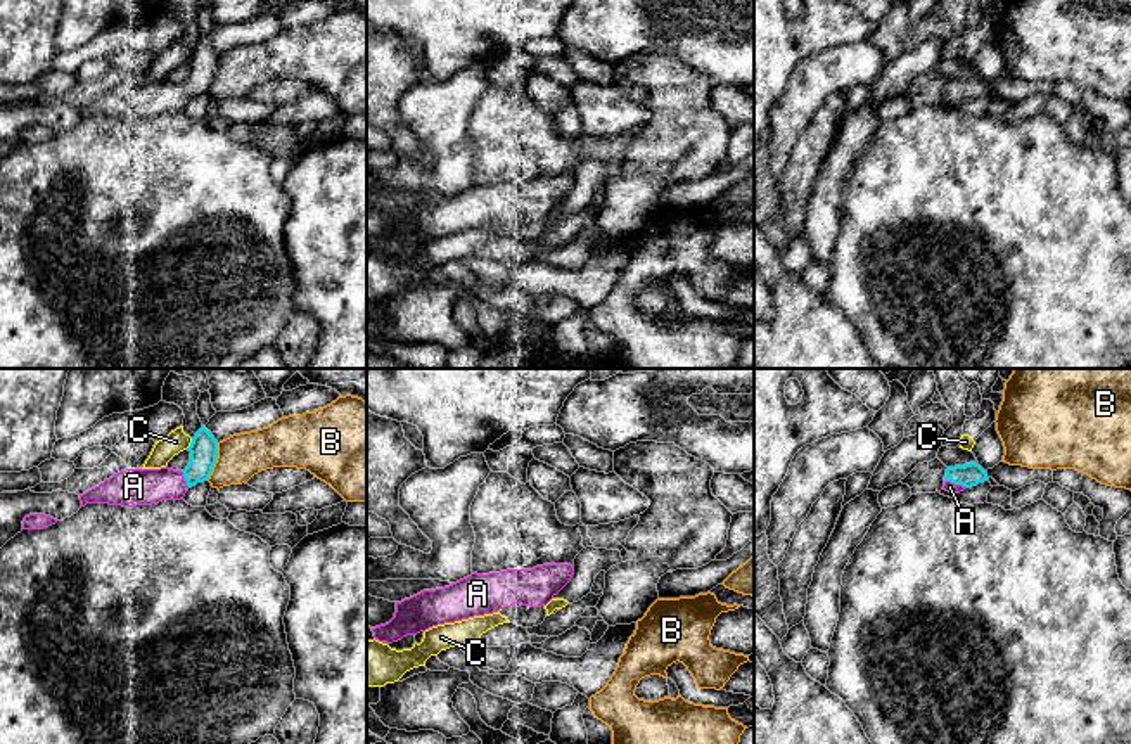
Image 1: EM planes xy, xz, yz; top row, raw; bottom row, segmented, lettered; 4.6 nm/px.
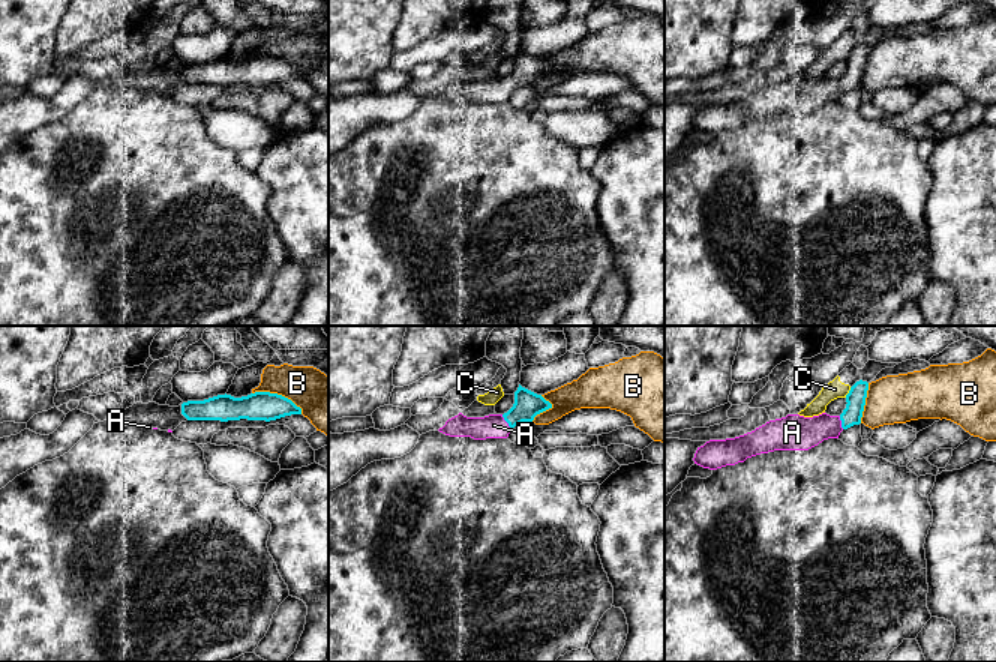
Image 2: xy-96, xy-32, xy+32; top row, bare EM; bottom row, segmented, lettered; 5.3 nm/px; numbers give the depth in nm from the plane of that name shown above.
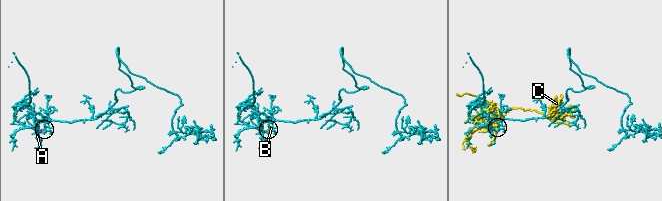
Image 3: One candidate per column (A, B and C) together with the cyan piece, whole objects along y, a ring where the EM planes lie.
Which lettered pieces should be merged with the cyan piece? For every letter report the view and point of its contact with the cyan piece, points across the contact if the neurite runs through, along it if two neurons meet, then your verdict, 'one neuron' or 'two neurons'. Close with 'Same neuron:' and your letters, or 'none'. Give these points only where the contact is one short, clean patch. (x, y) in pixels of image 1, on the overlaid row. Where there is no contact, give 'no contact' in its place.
A: yz (955, 483) | across yz (971, 474), (962, 476), (955, 483), (950, 487) | one neuron
B: xy (215, 462) | two neurons
C: xy (191, 443) | two neurons
Same neuron: A

